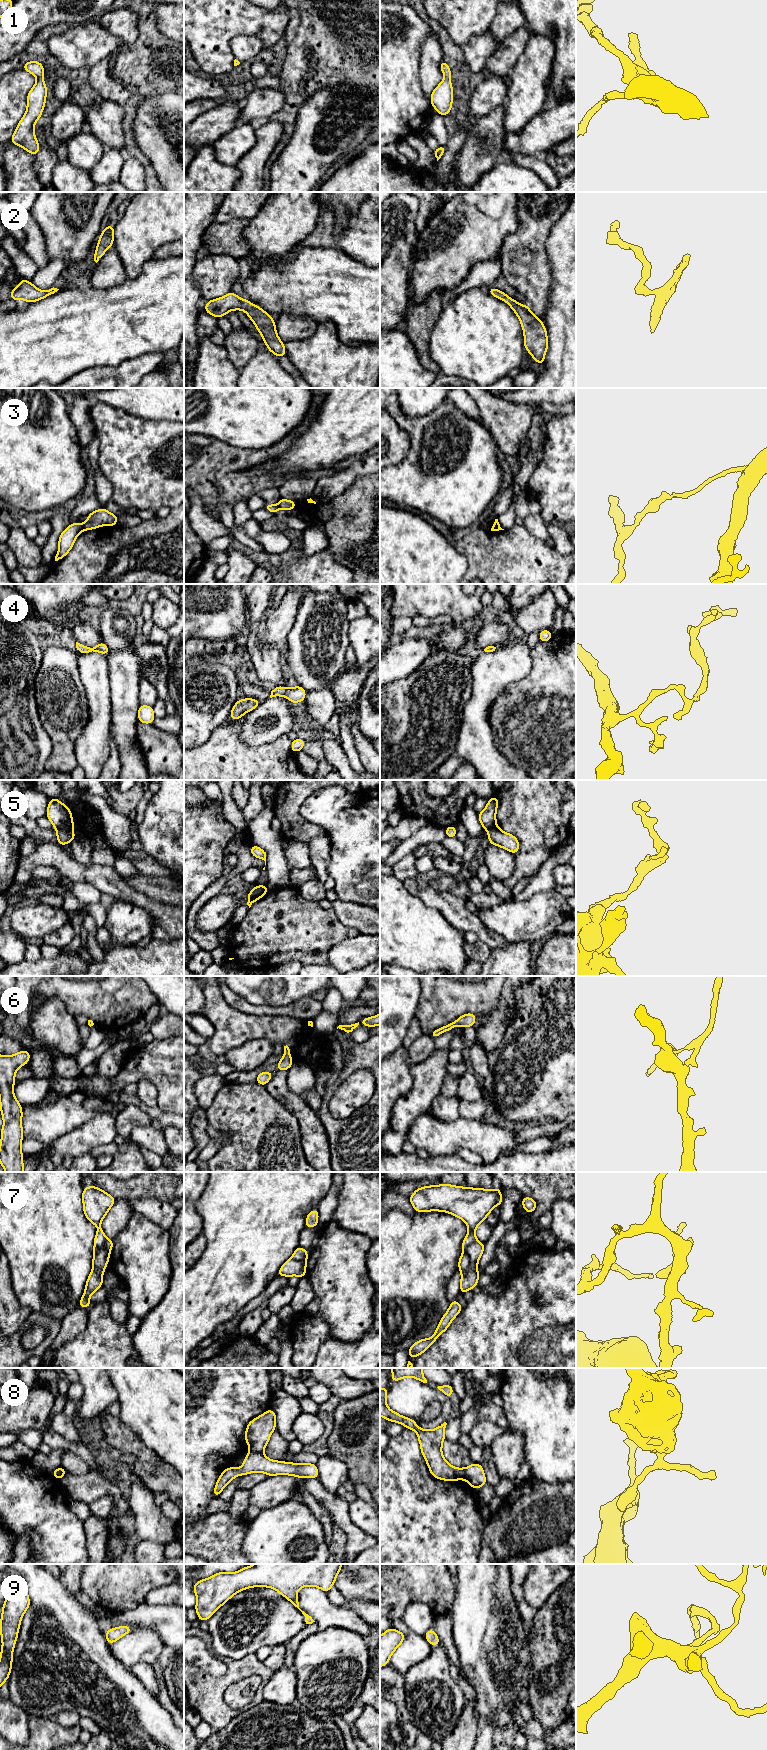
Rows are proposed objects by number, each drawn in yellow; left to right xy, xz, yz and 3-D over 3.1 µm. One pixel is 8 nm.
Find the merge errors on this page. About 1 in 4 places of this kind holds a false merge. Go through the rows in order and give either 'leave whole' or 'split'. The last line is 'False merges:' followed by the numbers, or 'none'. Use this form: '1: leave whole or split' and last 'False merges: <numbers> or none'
1: leave whole
2: leave whole
3: split
4: leave whole
5: split
6: leave whole
7: split
8: split
9: leave whole
False merges: 3, 5, 7, 8

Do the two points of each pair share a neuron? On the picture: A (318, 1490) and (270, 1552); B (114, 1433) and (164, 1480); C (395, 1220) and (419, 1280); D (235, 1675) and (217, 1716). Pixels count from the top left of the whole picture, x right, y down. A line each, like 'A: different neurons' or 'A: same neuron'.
A: different neurons
B: same neuron
C: same neuron
D: same neuron

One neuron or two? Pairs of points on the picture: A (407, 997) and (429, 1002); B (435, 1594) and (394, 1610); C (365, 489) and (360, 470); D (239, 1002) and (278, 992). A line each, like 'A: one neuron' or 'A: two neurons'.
A: two neurons
B: one neuron
C: two neurons
D: two neurons

